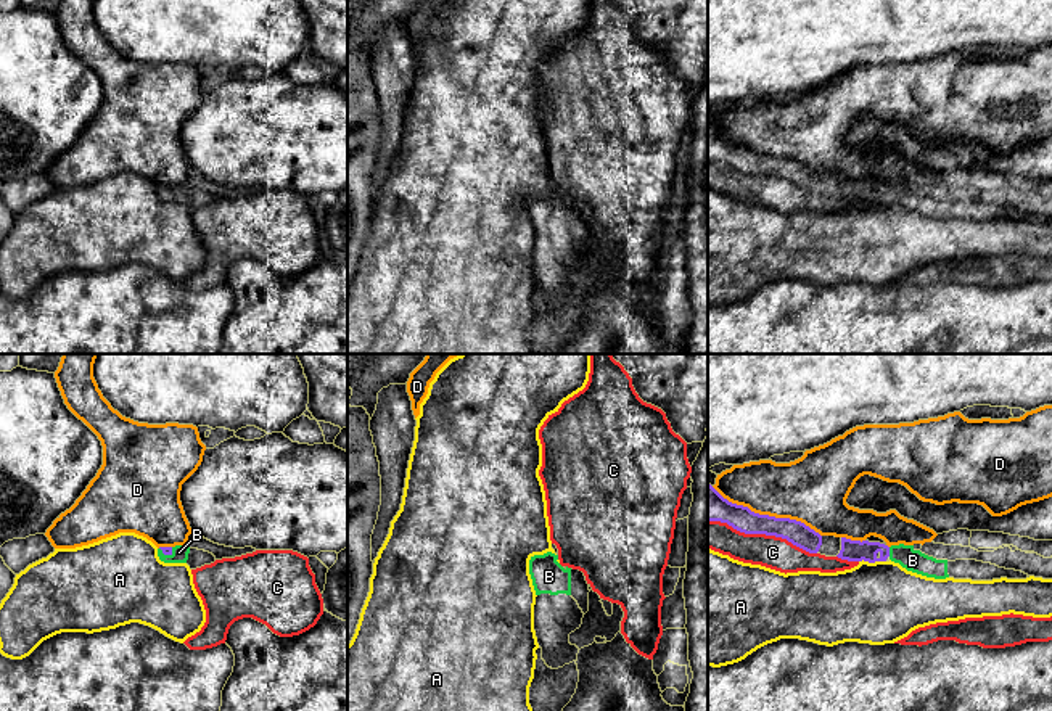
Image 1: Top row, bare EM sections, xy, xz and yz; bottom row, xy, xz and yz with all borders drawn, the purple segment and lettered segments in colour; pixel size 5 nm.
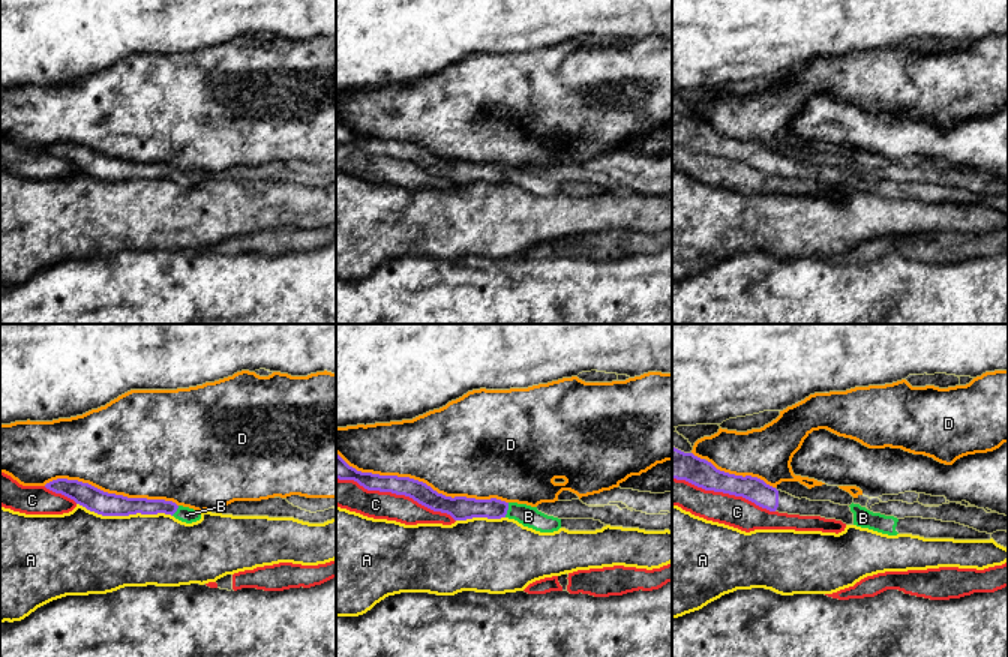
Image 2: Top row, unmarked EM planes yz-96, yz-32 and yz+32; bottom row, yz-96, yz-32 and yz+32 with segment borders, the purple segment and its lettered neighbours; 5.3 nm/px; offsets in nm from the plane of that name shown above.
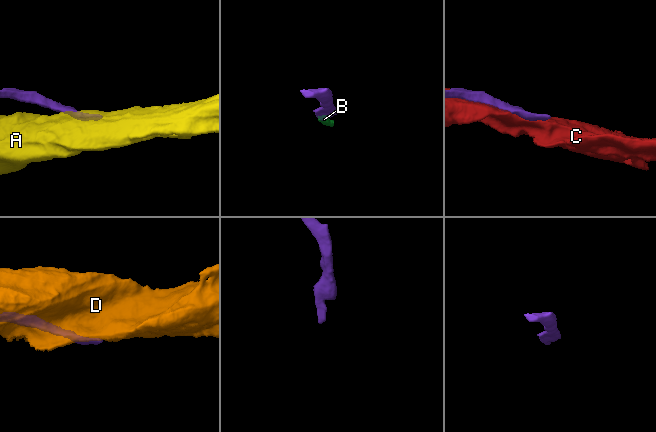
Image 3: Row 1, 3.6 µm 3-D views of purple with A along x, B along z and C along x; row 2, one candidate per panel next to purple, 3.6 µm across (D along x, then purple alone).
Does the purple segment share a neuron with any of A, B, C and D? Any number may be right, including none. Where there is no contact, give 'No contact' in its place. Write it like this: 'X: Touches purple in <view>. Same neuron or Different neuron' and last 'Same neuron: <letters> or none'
A: Touches purple in yz. Different neuron
B: Touches purple in yz. Same neuron
C: Touches purple in yz. Different neuron
D: Touches purple in yz. Different neuron
Same neuron: B

